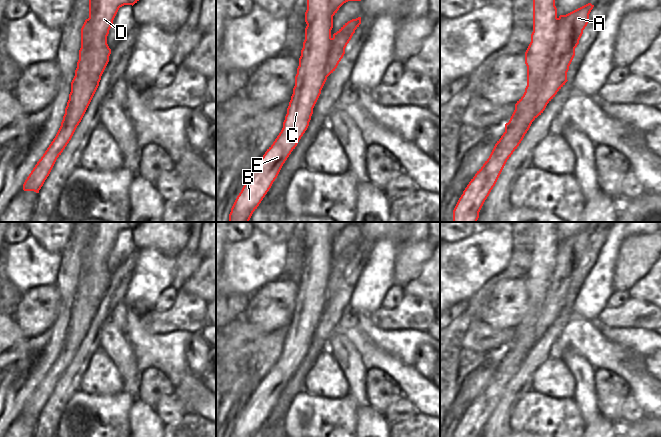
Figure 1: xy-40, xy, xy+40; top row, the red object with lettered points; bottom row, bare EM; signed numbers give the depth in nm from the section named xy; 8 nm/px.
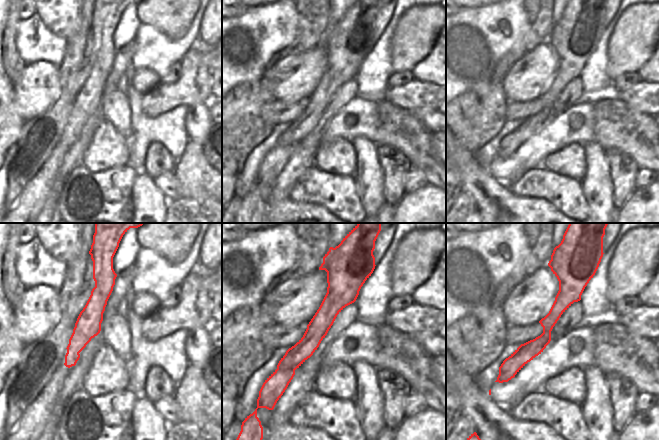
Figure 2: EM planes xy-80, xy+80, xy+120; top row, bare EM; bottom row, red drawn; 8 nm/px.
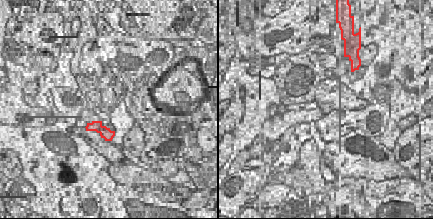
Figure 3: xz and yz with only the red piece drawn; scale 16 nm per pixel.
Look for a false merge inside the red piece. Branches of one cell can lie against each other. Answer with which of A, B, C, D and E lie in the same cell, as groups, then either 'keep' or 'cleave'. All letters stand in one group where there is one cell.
groups A / B C D E; cleave

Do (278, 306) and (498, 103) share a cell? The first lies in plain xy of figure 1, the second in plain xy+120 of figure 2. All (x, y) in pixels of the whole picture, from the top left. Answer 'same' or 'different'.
different

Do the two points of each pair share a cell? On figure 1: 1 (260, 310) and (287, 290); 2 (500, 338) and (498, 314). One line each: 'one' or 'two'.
1: one
2: two

